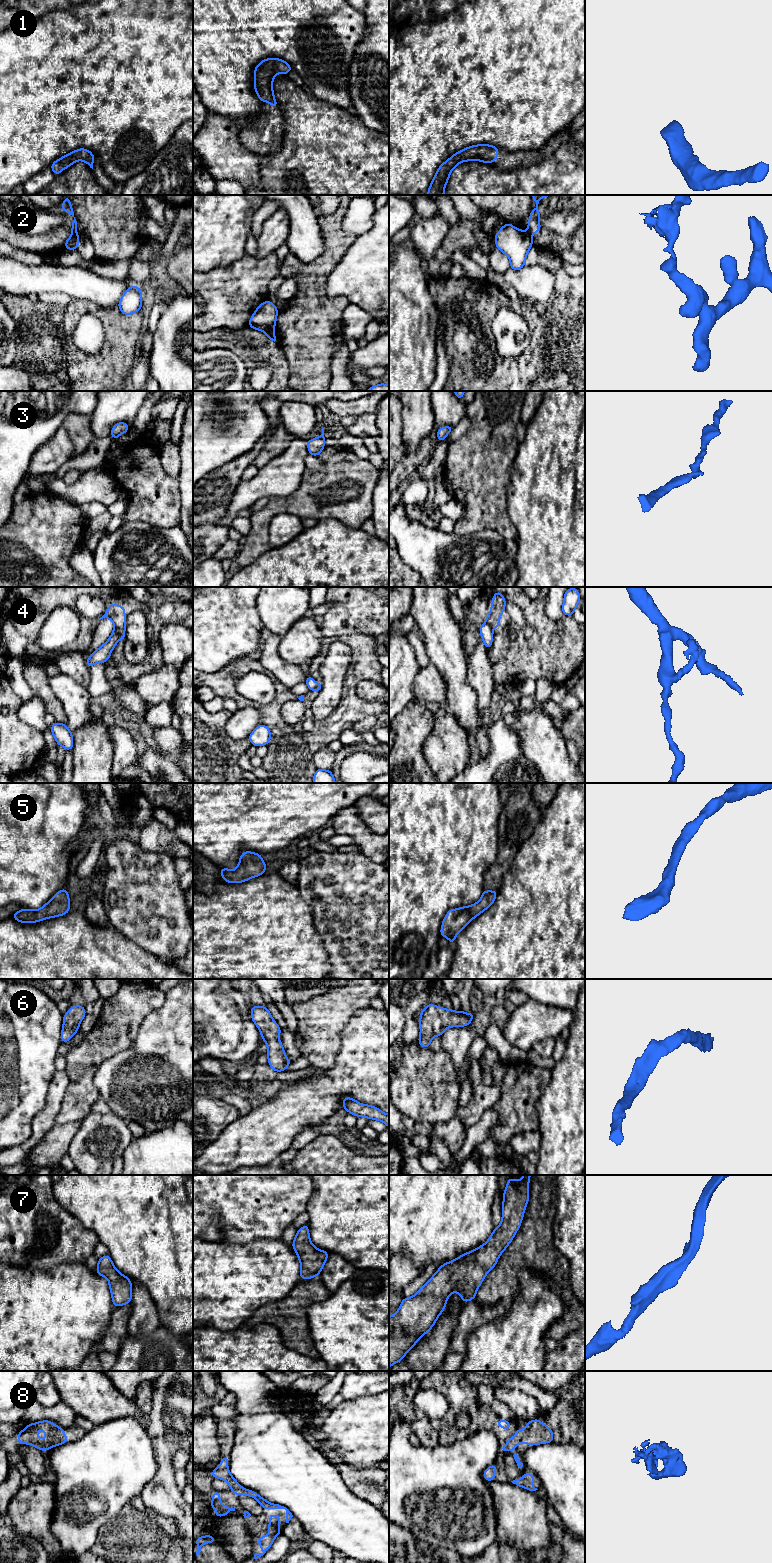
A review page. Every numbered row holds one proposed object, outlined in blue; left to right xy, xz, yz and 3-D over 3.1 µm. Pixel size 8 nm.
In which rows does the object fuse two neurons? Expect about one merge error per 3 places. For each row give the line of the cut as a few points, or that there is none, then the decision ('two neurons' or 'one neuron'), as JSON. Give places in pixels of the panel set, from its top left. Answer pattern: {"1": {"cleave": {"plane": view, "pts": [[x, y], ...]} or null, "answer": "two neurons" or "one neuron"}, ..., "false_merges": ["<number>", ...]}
{"1": {"cleave": null, "answer": "one neuron"}, "2": {"cleave": {"plane": "xy", "pts": [[72, 234], [77, 235]]}, "answer": "two neurons"}, "3": {"cleave": null, "answer": "one neuron"}, "4": {"cleave": {"plane": "xy", "pts": [[114, 628], [119, 639]]}, "answer": "two neurons"}, "5": {"cleave": null, "answer": "one neuron"}, "6": {"cleave": null, "answer": "one neuron"}, "7": {"cleave": null, "answer": "one neuron"}, "8": {"cleave": null, "answer": "one neuron"}, "false_merges": ["2", "4"]}

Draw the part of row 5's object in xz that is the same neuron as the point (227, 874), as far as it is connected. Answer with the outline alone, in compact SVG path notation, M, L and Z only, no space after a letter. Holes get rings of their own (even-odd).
M244 851L235 870L220 868L219 871L224 882L242 883L262 875L266 871L266 863L263 861L261 854Z

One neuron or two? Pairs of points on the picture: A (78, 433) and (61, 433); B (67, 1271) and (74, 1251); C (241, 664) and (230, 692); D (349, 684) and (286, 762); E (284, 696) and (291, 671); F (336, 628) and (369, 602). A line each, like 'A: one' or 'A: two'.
A: two
B: two
C: one
D: one
E: two
F: one

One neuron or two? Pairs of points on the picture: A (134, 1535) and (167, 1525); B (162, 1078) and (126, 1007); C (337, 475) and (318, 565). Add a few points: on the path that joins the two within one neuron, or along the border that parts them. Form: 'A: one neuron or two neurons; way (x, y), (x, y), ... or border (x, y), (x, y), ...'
A: two neurons; border (144, 1512), (169, 1535), (170, 1549)
B: two neurons; border (152, 1011), (143, 1019), (134, 1041), (125, 1050)
C: two neurons; border (318, 519), (337, 519), (350, 528)

